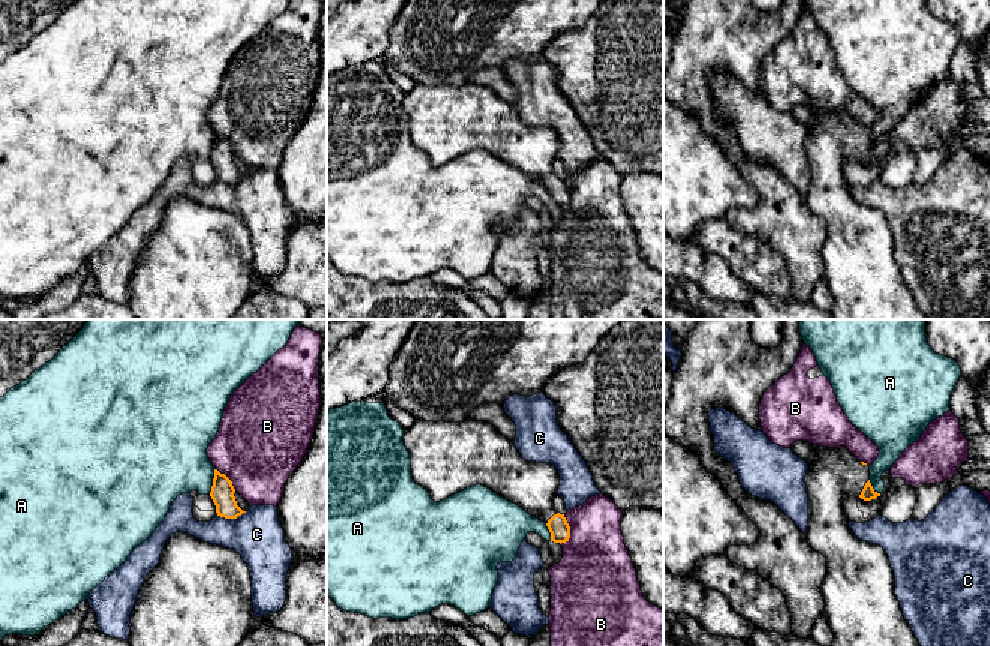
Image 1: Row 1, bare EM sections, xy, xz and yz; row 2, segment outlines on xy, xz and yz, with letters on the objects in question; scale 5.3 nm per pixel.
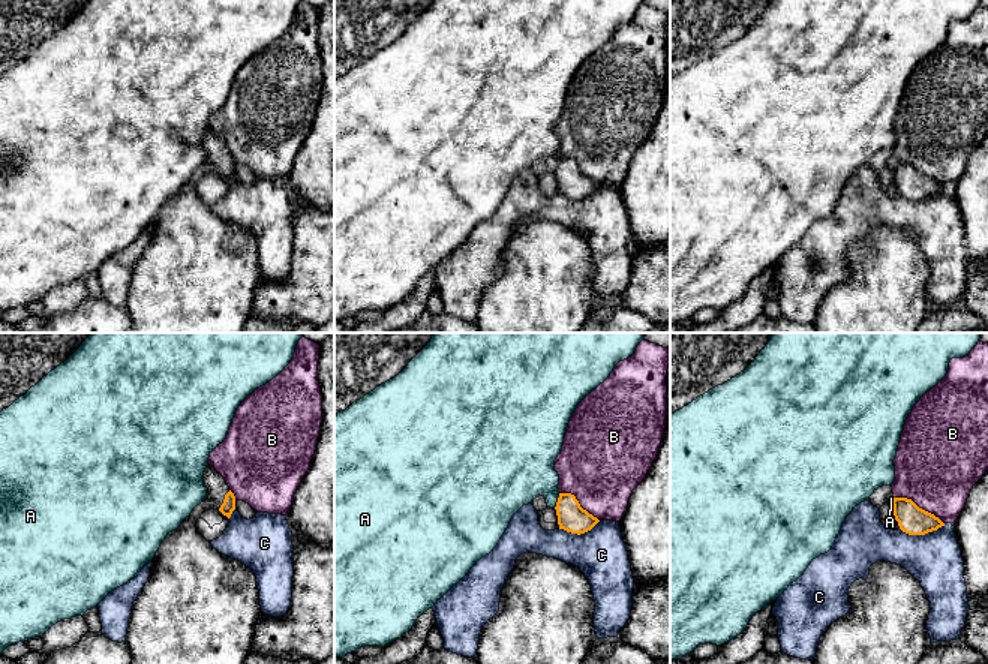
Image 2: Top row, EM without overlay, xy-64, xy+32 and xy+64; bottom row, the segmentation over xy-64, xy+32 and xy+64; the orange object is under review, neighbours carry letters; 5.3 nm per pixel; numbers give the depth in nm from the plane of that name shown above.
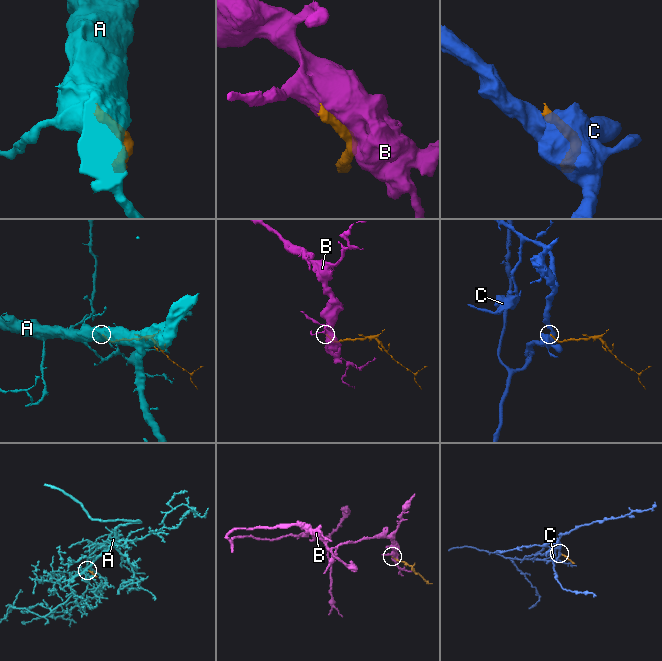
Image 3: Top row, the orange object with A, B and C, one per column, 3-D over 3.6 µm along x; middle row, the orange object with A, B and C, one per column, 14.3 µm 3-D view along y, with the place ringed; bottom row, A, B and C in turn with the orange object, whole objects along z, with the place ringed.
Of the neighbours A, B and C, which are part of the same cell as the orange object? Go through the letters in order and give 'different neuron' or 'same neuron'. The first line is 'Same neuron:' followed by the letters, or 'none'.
Same neuron: none
A: different neuron
B: different neuron
C: different neuron

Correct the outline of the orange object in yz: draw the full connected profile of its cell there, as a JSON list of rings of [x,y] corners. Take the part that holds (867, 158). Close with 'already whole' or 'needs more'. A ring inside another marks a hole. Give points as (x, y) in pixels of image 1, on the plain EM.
[[[813,109],[819,120],[816,127],[808,127],[806,139],[808,157],[808,189],[806,195],[807,207],[812,213],[826,222],[826,238],[820,249],[825,265],[824,280],[834,297],[830,310],[832,319],[933,319],[924,313],[915,301],[909,286],[903,280],[900,265],[896,259],[896,243],[890,223],[884,211],[860,204],[849,190],[844,177],[848,160],[872,165],[880,160],[870,147],[870,130],[858,124],[846,111],[837,112]]] | needs more

